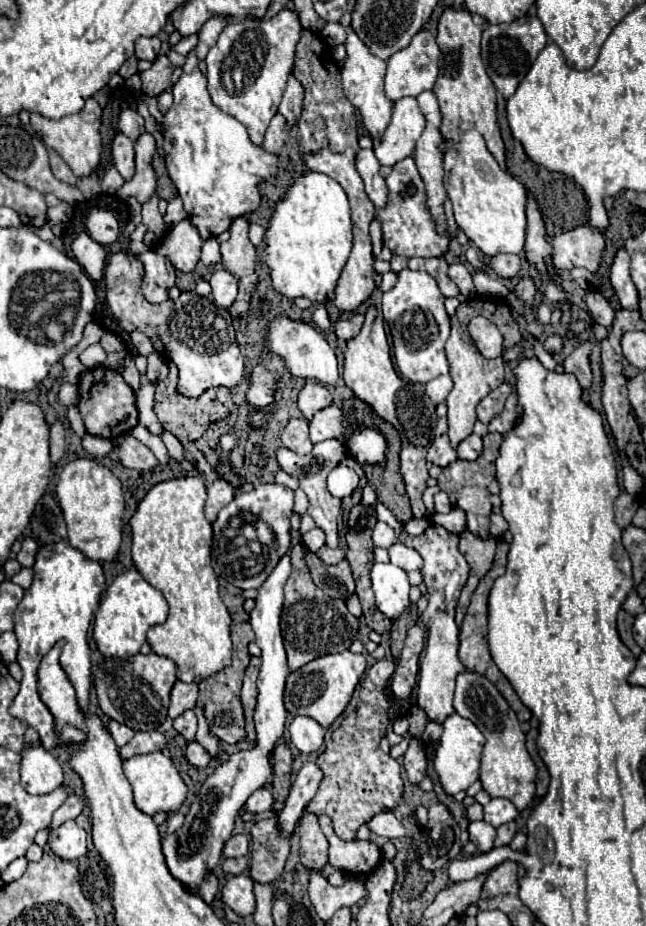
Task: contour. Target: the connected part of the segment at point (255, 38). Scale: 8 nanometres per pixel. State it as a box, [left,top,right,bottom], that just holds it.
[207,9,301,145]

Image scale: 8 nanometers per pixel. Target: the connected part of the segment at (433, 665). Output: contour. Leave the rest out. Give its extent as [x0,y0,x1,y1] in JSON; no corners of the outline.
[407,525,469,723]

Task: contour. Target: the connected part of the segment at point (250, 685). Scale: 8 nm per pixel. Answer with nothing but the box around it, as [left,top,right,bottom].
[241,657,261,741]

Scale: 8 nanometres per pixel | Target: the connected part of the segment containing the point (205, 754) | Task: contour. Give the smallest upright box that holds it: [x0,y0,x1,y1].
[185,741,211,769]

